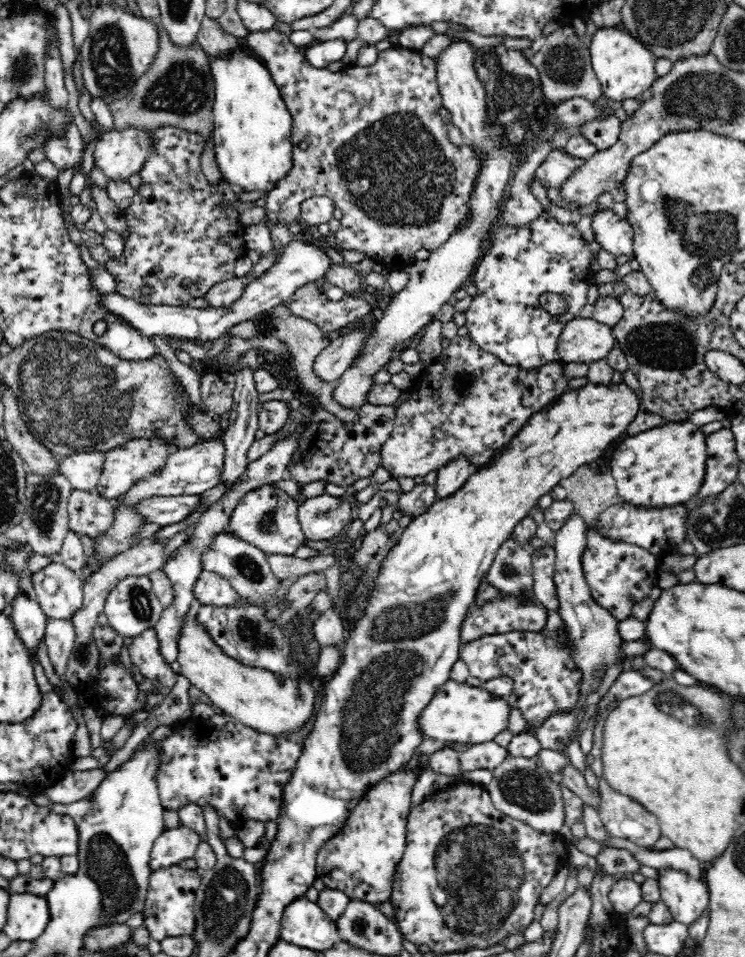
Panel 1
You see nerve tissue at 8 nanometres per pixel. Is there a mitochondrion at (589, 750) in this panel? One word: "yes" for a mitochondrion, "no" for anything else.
no

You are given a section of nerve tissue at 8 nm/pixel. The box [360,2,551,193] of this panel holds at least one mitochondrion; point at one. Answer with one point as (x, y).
(511, 87)

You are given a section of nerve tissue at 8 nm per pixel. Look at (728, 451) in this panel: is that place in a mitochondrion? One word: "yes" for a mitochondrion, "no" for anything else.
no

